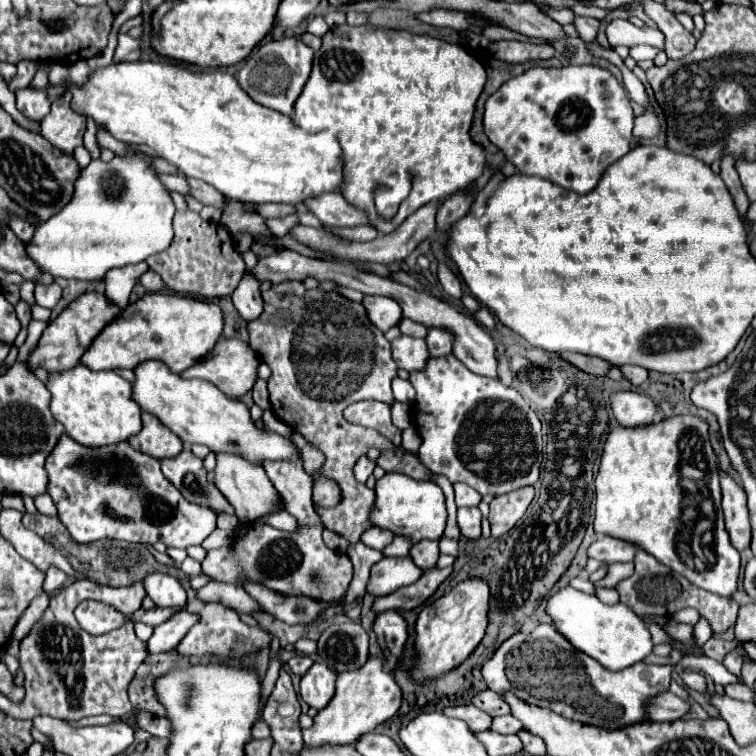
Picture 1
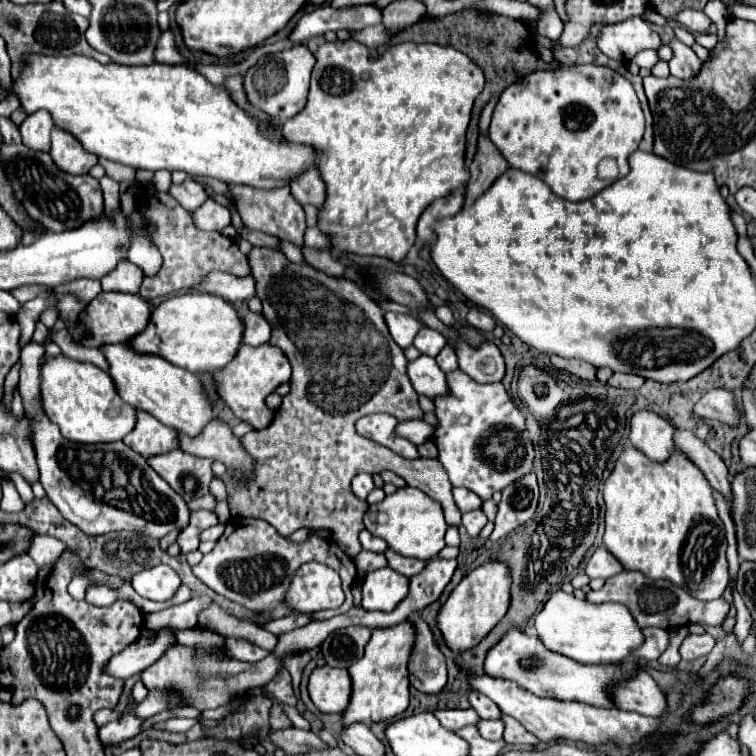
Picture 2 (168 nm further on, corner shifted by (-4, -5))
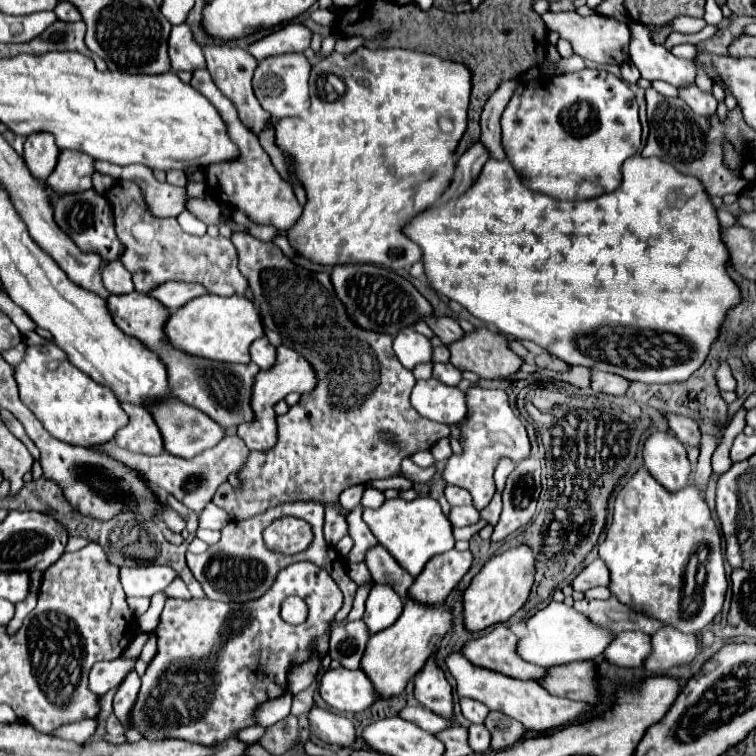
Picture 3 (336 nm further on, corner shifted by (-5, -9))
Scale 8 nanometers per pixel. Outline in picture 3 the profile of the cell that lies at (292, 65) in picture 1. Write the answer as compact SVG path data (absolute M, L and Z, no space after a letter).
M287 53L287 55L273 55L263 59L253 77L253 91L259 99L261 107L277 119L295 117L309 109L309 71L311 65L303 53Z

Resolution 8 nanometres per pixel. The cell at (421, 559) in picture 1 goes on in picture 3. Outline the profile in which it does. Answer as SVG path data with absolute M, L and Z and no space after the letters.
M375 545L373 549L369 549L365 553L365 565L373 577L373 583L393 585L393 589L397 589L397 593L403 599L407 597L407 589L411 587L413 577L405 573L405 569L397 565L397 561L393 561L387 549L383 549L381 545Z

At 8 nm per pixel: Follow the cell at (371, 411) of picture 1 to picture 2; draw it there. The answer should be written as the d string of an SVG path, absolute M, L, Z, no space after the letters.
M372 413L372 415L364 415L356 421L356 431L388 449L392 449L394 453L408 457L408 459L416 459L420 457L416 451L416 445L410 443L404 437L398 437L394 433L396 427L396 417L388 415L388 413Z

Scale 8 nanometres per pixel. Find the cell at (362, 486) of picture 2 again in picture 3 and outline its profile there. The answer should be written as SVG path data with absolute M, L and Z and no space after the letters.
M355 485L355 487L345 489L345 491L341 493L341 497L339 497L341 505L343 505L347 511L351 511L355 505L361 503L361 493L363 493L363 489L365 489L365 485Z

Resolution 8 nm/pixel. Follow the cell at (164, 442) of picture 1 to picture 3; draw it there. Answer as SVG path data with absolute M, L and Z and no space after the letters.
M121 405L129 415L129 423L115 433L115 443L133 453L157 455L163 453L163 439L159 427L147 409L139 405Z

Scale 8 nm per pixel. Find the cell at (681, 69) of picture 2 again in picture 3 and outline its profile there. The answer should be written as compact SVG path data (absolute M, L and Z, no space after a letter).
M689 85L689 87L683 87L679 89L679 97L697 113L697 115L703 115L707 119L711 119L717 111L717 101L711 93L703 93L697 89L697 85Z

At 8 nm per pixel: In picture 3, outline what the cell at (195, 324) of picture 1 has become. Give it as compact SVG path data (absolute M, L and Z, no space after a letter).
M211 293L191 299L187 305L177 309L169 317L165 333L171 345L177 345L185 353L225 363L249 363L249 345L265 335L259 309L251 299L243 295L219 297Z

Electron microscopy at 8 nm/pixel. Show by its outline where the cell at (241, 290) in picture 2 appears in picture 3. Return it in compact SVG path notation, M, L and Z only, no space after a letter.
M167 281L165 285L159 285L157 289L153 289L153 293L147 293L147 295L155 297L171 311L177 311L187 301L191 301L199 295L205 295L205 289L203 289L203 285L193 285L193 283L183 283L183 281Z

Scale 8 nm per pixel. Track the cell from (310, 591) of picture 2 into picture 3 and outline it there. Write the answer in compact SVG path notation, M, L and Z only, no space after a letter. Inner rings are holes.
M295 563L295 565L289 565L285 569L281 569L281 573L277 573L275 577L275 583L273 587L269 589L269 593L265 593L263 597L259 599L253 599L253 601L247 601L247 603L221 603L221 601L211 601L211 599L167 599L165 601L165 607L163 607L163 613L159 617L159 625L155 627L155 637L157 637L157 655L153 657L153 661L147 665L147 671L145 675L141 677L141 689L139 689L139 695L137 695L137 701L133 705L133 713L129 713L129 723L131 723L131 729L137 729L145 739L149 741L155 741L155 739L183 739L183 741L191 741L191 743L199 743L199 745L217 745L221 741L227 741L227 739L233 739L237 737L237 733L241 729L247 729L247 727L255 727L257 721L255 721L255 711L257 707L261 707L265 701L271 701L271 699L277 699L281 697L285 691L287 691L287 675L293 667L297 665L303 665L313 653L319 655L319 659L323 659L329 651L329 633L331 633L331 621L335 619L335 613L341 609L343 605L343 595L339 591L339 587L335 585L335 581L329 577L327 571L319 569L317 565L313 563ZM289 595L297 595L301 597L307 607L309 607L309 615L307 615L307 621L301 623L301 625L289 625L281 619L279 615L279 609L281 609L281 603L285 597Z

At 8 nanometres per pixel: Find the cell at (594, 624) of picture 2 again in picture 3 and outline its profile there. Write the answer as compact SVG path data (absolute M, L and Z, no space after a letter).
M551 601L545 609L537 611L531 619L527 619L527 633L517 641L517 655L539 667L589 661L599 657L613 637L615 637L613 633L591 623L585 615L577 613L573 607Z

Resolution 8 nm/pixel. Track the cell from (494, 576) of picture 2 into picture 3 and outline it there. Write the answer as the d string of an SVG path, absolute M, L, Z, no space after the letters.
M519 545L493 555L477 573L463 595L465 627L469 631L481 631L497 623L505 623L527 601L535 581L535 555L529 545Z

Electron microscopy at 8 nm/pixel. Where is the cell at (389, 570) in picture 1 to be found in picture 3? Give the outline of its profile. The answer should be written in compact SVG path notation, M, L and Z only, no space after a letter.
M373 585L363 621L369 629L369 635L391 627L403 611L403 599L389 585Z

